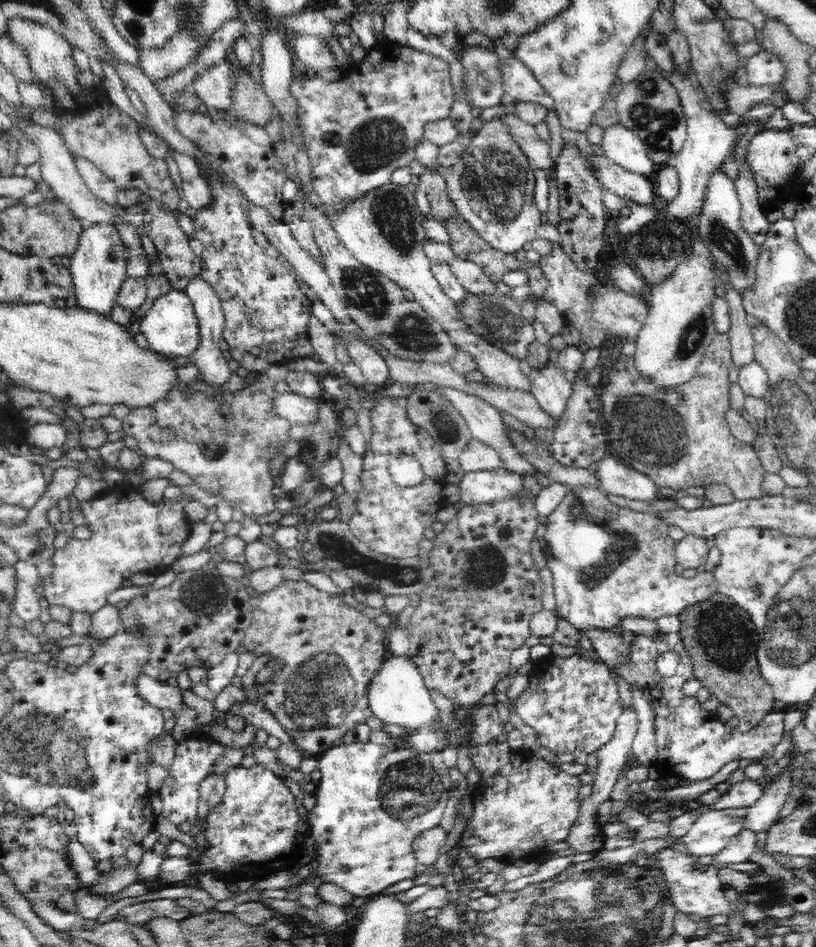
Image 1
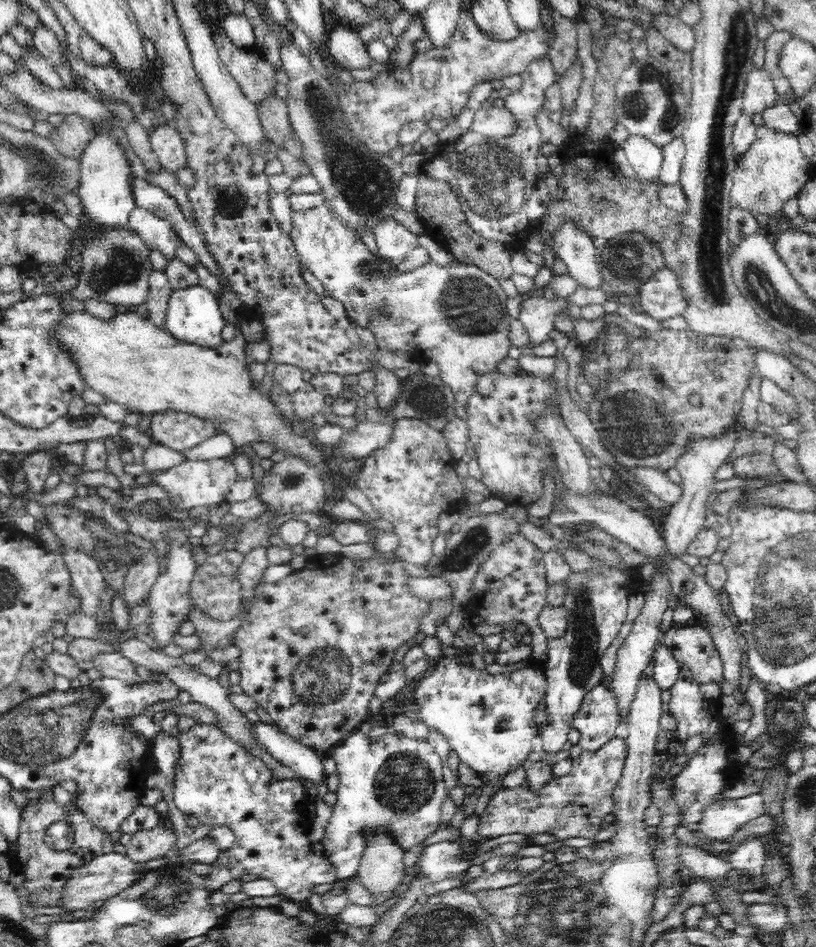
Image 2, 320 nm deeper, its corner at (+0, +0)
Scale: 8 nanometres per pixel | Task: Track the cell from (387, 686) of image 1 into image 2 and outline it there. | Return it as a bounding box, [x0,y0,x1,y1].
[412,657,547,779]

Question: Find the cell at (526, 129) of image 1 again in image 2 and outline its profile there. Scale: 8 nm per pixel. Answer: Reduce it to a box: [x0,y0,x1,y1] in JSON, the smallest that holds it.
[554,220,604,288]

